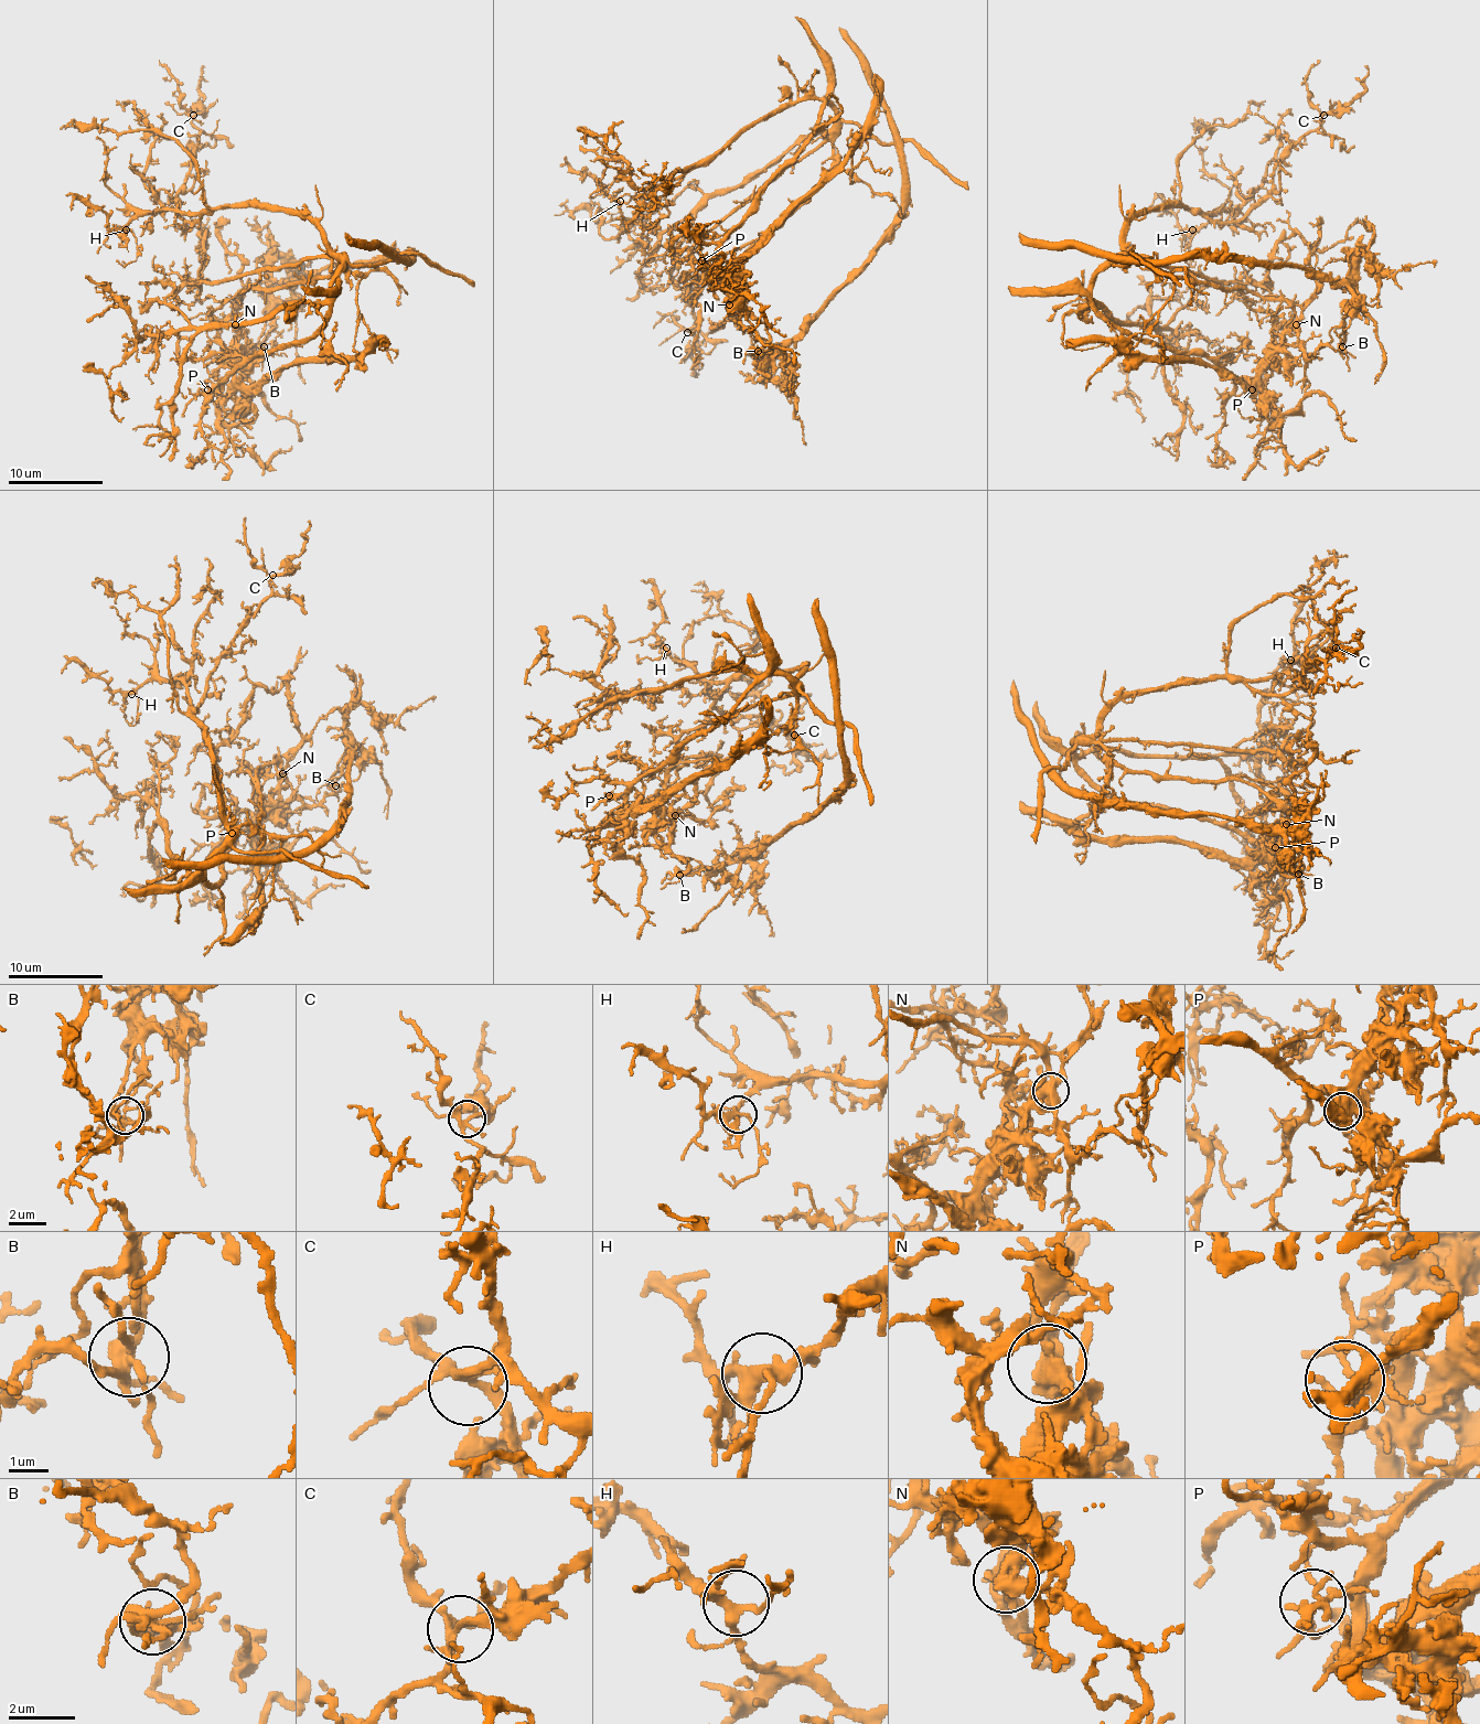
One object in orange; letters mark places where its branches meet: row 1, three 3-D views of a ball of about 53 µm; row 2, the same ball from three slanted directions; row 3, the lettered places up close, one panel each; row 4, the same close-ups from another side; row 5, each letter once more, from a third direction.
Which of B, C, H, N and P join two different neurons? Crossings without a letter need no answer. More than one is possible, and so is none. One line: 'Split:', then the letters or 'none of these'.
Split: B, N

